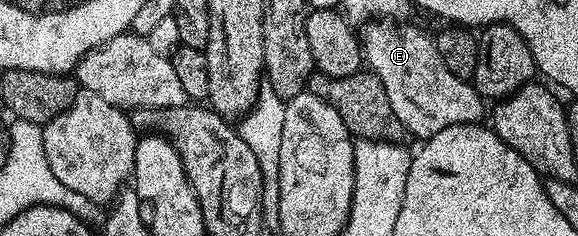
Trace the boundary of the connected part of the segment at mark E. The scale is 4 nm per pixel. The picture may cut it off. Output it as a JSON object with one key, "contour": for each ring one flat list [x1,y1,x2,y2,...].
{"contour":[[374,22,364,32,364,60,369,71,384,82,384,94,392,102,396,118,411,137,435,136,457,124,477,125,488,108,484,97,474,89,473,83,456,78,440,58,434,36,418,28,404,27,398,22]]}

